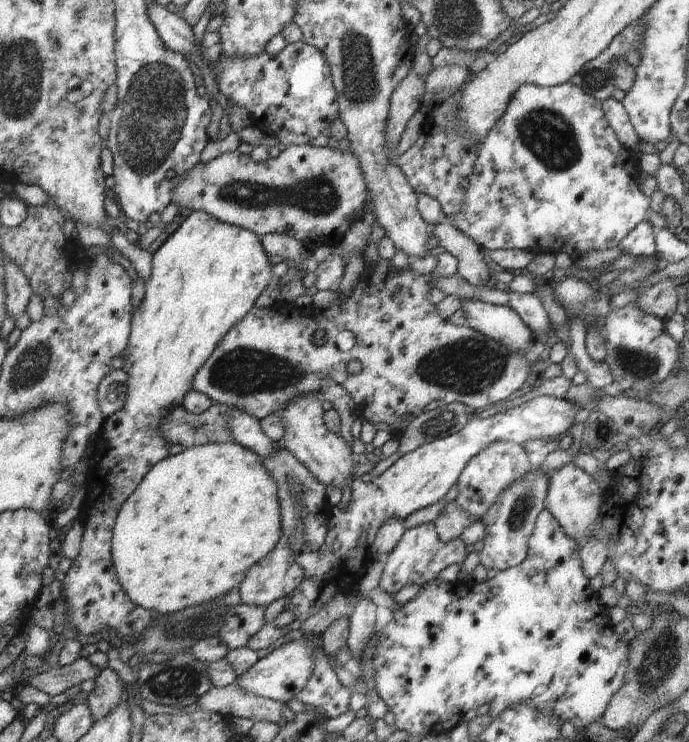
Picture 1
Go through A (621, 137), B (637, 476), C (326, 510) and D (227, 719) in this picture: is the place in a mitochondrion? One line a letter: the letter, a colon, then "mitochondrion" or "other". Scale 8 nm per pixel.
A: other
B: other
C: other
D: other

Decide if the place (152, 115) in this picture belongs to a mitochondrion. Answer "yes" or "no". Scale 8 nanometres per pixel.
yes

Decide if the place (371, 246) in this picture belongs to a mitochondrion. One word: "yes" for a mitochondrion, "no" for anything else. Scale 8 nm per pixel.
no

